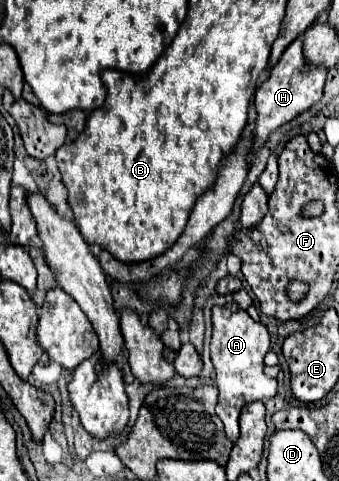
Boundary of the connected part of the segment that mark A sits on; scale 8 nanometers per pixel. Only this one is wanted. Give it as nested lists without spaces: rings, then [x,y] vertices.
[[[230,302],[224,306],[212,306],[212,340],[210,356],[216,370],[216,386],[220,390],[216,414],[224,422],[226,436],[238,440],[240,408],[254,400],[270,400],[276,396],[276,380],[264,374],[264,354],[270,350],[270,334],[262,322],[254,322],[246,310]]]

